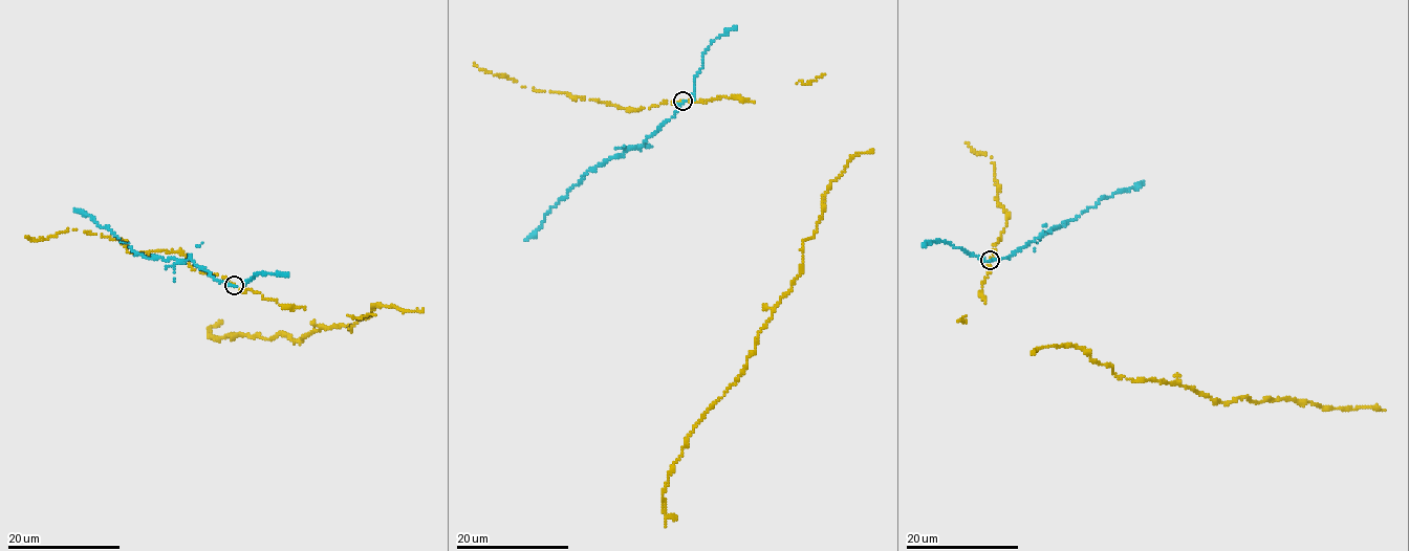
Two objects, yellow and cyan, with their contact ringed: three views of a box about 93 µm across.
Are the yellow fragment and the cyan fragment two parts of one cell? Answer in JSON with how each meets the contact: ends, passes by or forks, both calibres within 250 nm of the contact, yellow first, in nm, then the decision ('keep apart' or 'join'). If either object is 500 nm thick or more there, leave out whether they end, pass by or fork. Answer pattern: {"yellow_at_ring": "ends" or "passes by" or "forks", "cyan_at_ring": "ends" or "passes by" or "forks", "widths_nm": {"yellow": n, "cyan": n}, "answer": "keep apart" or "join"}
{"yellow_at_ring": "ends", "cyan_at_ring": "ends", "widths_nm": {"yellow": 150, "cyan": 220}, "answer": "keep apart"}

